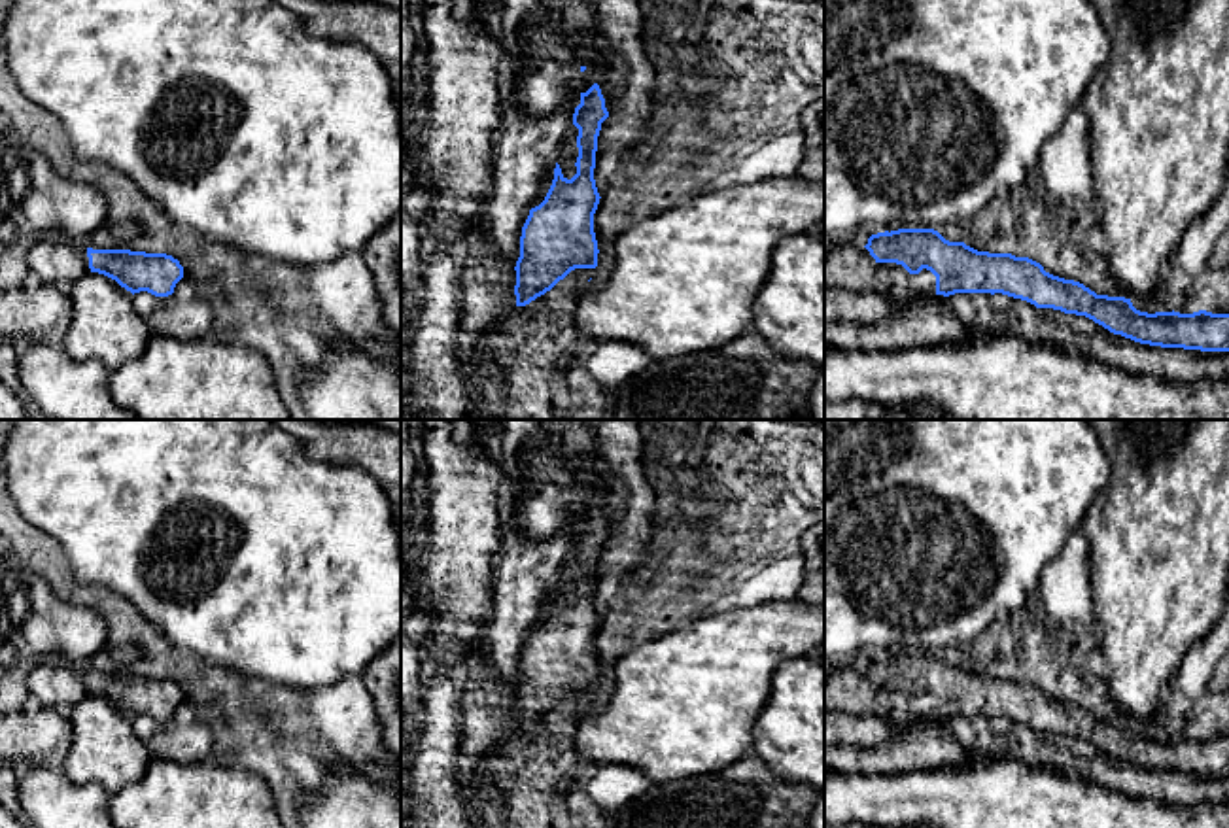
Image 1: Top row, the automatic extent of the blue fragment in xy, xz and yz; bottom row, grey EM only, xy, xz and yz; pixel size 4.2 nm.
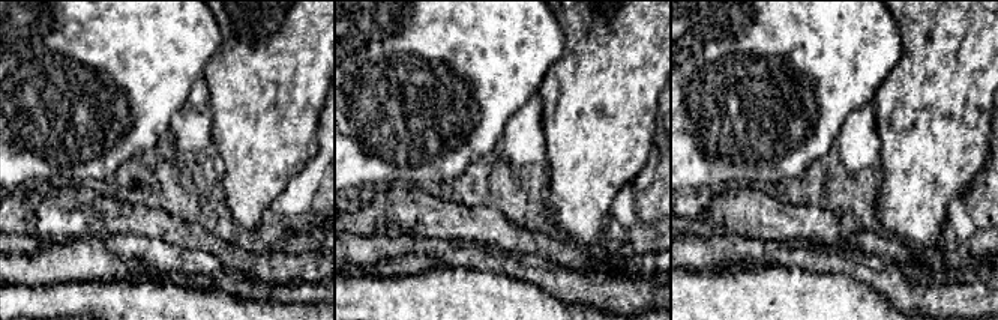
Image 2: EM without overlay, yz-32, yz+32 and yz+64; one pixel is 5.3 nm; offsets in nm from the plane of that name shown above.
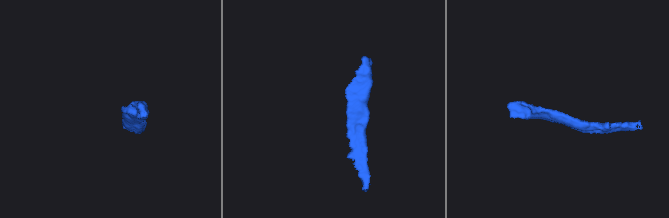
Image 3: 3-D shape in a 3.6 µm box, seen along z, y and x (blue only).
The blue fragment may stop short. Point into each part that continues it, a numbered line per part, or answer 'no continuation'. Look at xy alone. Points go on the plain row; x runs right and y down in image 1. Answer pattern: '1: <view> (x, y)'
1: xy (53, 685)

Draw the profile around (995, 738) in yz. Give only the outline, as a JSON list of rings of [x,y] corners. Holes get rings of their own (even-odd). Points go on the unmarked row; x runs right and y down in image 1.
[[[955,716],[951,733],[987,758],[1019,760],[1029,766],[1078,775],[1131,800],[1168,807],[1229,803],[1229,775],[1201,775],[1140,768],[1114,758],[1085,739],[1065,737],[1002,716]]]

